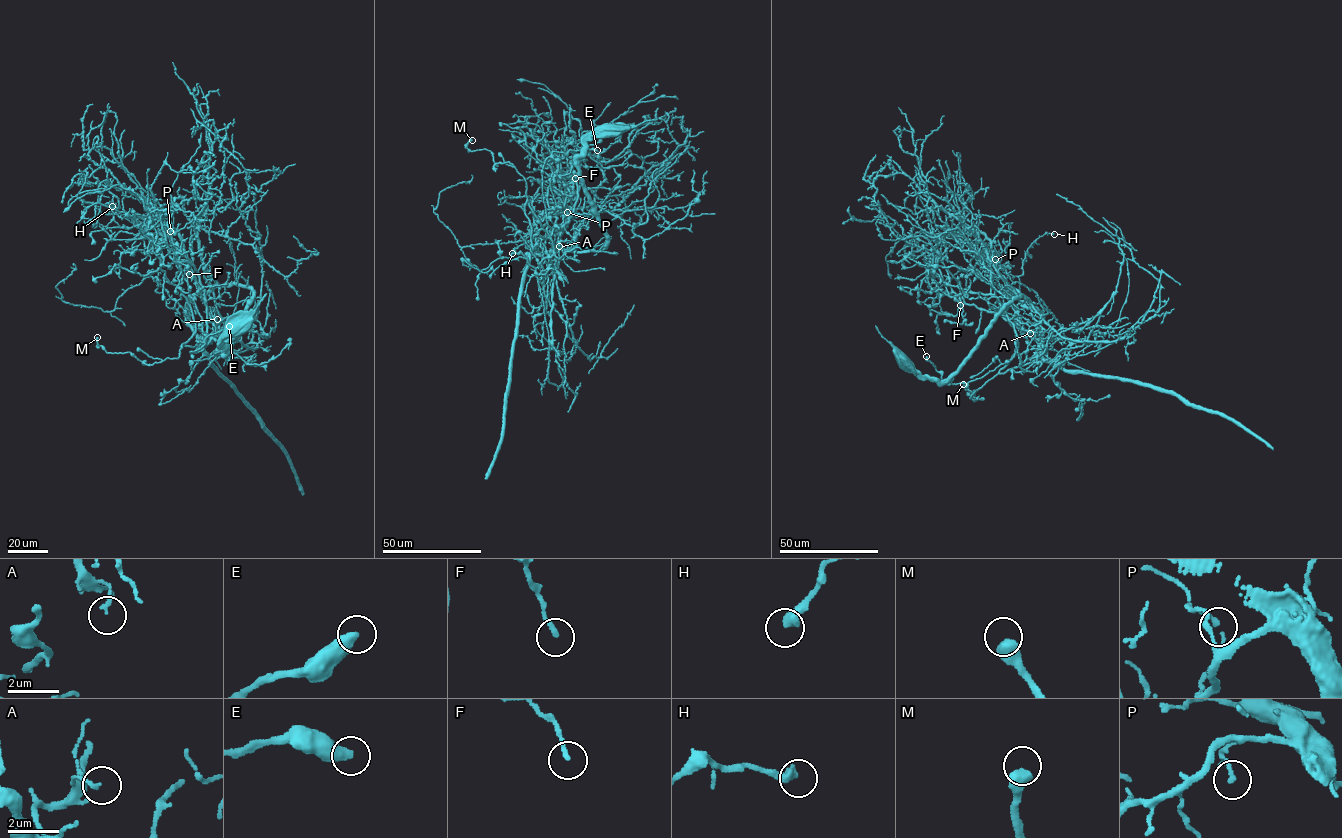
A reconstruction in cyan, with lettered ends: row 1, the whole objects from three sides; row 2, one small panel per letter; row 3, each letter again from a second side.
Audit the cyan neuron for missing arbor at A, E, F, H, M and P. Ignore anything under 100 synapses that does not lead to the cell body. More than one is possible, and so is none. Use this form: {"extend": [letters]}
{"extend": []}

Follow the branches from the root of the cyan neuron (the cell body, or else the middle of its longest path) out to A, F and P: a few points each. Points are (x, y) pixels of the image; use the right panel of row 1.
A: (901, 362), (922, 376), (946, 380), (1018, 296), (1029, 299), (1041, 317), (1030, 333)
F: (901, 362), (946, 380), (1005, 306), (1028, 298), (986, 259), (990, 293), (959, 293), (960, 305)
P: (901, 362), (922, 376), (946, 380), (1005, 306), (1022, 295), (1030, 306), (1018, 298), (991, 260), (995, 259)

